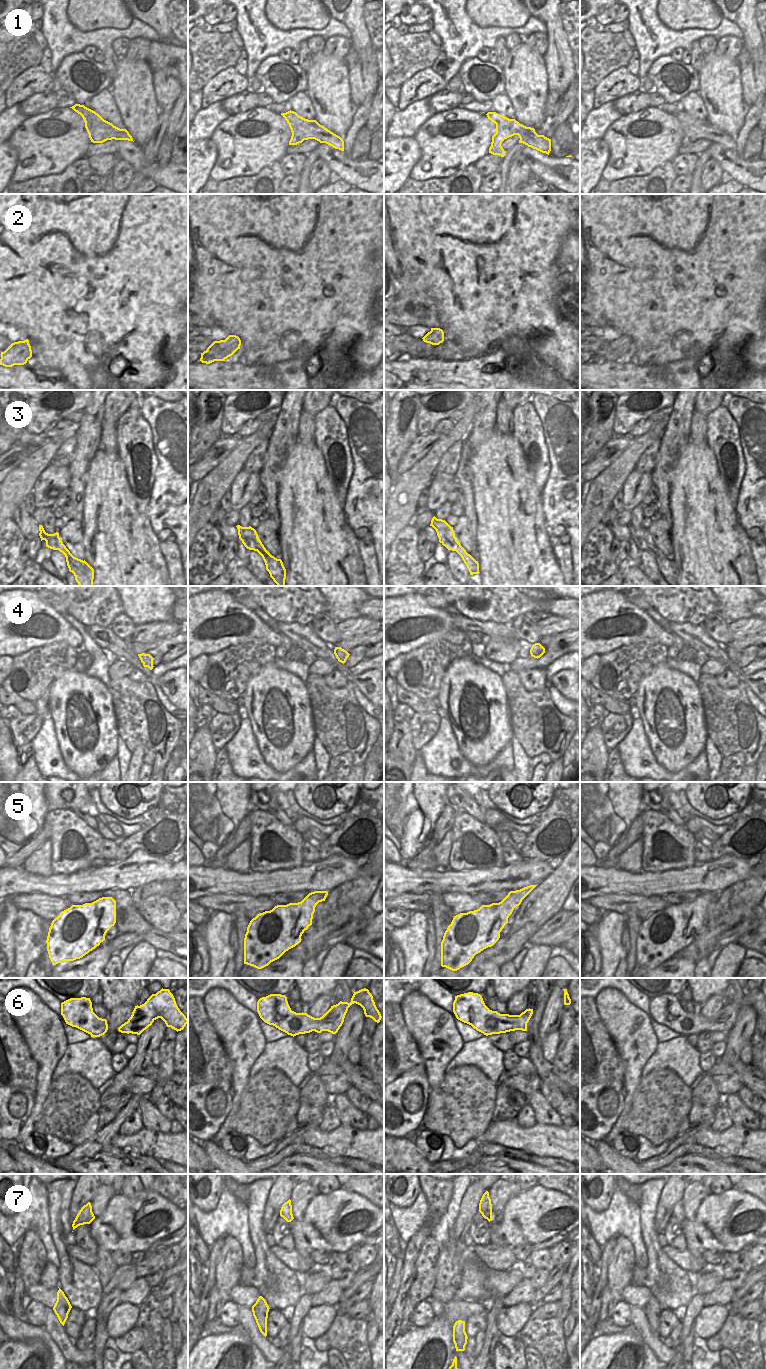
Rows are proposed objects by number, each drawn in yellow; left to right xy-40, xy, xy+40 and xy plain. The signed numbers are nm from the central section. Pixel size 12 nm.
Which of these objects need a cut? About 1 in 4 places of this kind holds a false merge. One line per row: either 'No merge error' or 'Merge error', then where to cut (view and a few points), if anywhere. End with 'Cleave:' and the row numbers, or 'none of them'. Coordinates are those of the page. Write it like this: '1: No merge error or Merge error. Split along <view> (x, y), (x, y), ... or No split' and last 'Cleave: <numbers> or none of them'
1: No merge error. No split
2: No merge error. No split
3: No merge error. No split
4: No merge error. No split
5: No merge error. No split
6: No merge error. No split
7: No merge error. No split
Cleave: none of them

